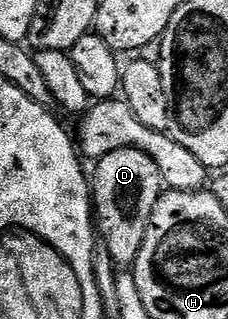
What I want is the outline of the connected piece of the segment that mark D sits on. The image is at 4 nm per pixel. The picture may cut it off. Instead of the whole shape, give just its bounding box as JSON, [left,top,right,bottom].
[90,148,162,268]

